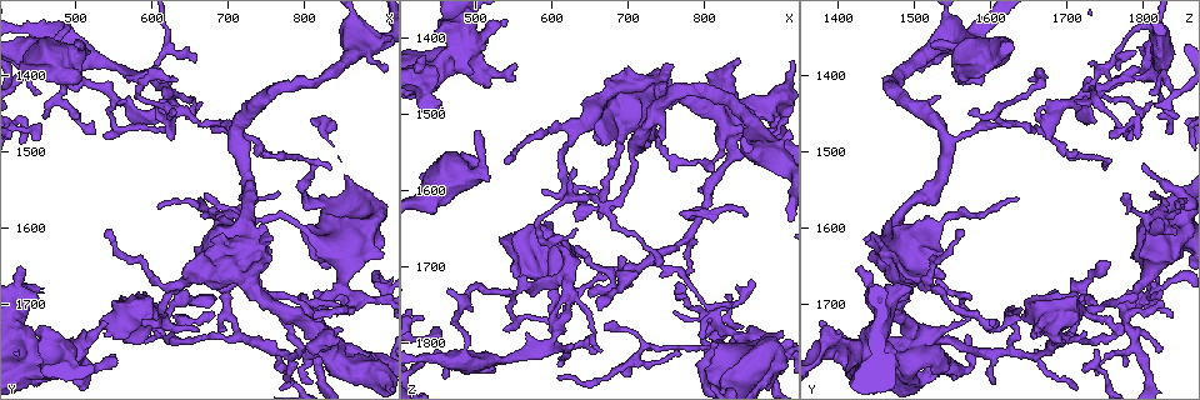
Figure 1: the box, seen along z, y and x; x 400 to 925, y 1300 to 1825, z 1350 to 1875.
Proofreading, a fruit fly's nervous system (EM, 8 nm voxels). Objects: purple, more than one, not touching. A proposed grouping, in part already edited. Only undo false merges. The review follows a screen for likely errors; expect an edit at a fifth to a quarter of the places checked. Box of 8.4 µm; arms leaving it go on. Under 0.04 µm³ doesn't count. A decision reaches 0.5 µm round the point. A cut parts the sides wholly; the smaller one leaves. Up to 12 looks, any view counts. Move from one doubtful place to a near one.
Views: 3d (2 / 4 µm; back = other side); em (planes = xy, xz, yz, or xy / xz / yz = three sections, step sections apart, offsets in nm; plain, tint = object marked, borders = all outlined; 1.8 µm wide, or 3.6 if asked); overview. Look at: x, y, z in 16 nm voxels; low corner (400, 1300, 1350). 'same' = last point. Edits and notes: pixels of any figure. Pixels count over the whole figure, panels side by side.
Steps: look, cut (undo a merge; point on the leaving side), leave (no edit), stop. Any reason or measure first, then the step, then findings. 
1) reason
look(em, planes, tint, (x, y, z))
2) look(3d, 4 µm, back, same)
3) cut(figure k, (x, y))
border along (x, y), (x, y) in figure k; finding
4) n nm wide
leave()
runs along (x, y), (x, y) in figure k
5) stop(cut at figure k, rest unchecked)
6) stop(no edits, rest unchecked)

abrupt turn
look(3d, 2 µm, (620, 1430, 1720))

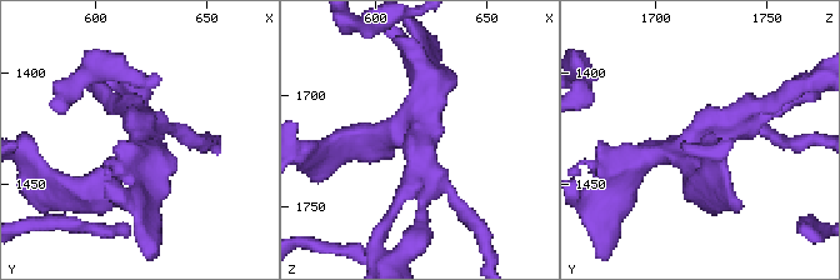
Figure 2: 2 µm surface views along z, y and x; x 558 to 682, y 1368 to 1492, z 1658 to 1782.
now the EM
look(em, xz, step 16, tint, (621, 1427, 1718))

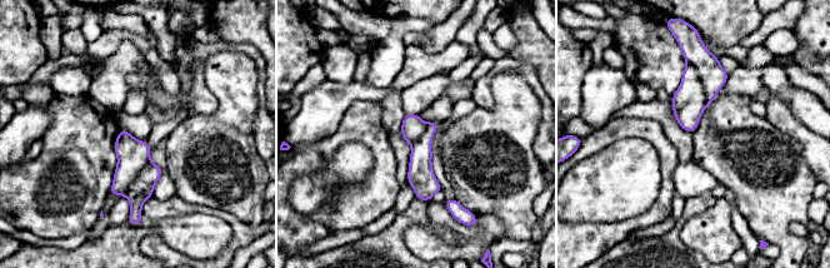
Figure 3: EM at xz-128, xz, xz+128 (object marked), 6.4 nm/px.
another direction
look(em, planes, borders, same)

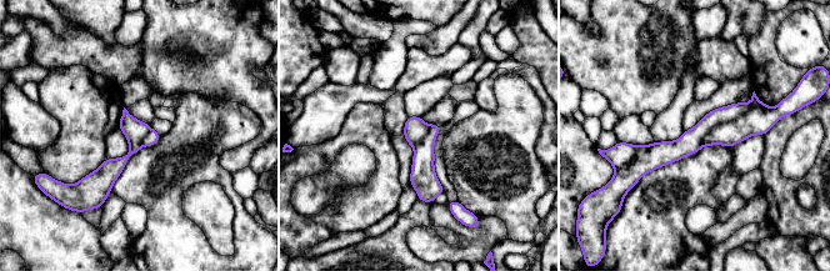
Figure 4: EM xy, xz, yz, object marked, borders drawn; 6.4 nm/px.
cut(figure 4, (693, 139))
border along (760, 103), (718, 124), (703, 145) in figure 4; a second neuron is stuck on

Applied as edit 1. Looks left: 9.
sudden change in width
look(em, planes, plain, (825, 1745, 1505))

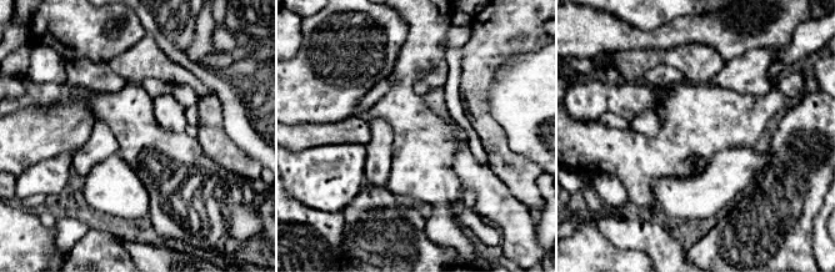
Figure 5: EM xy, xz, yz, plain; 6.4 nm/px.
see the neighbours
look(em, planes, borders, same)

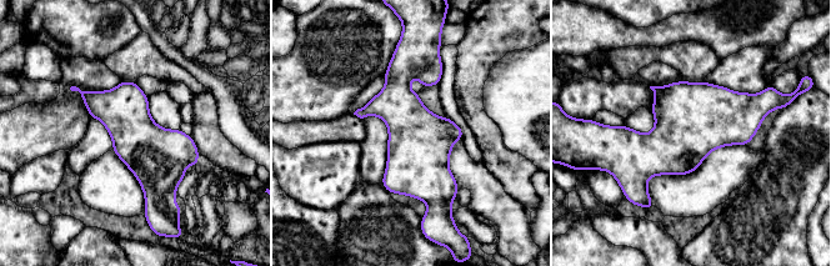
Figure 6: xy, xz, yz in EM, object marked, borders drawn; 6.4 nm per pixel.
340 nm wide
leave()
one neuron here

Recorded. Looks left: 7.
abrupt turn
look(em, 3.6 µm, planes, plain, (840, 1680, 1790))

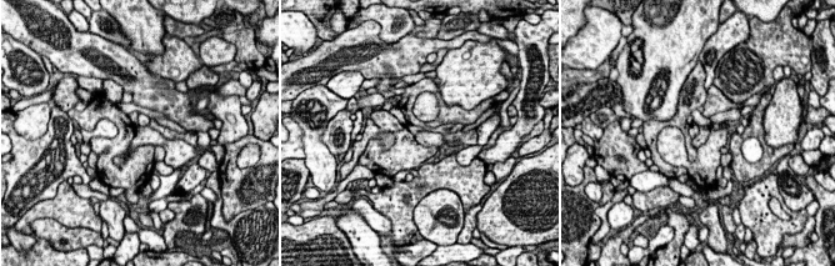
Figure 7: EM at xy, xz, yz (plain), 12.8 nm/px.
with the object marked
look(em, 3.6 µm, planes, tint, same)

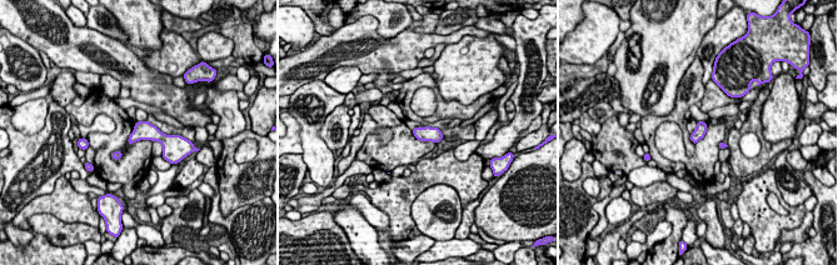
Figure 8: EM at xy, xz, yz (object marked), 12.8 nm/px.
leave()
continuous, no second neuron

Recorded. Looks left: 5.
touches itself
look(em, planes, tint, (600, 1710, 1740))

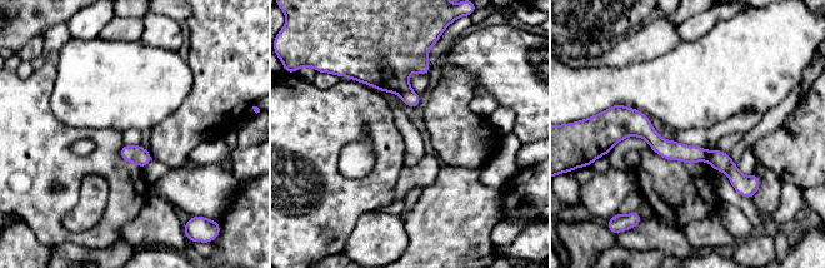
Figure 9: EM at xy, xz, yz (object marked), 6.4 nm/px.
cut(figure 9, (671, 150))
the part that leaves runs along (620, 110), (664, 148), (705, 158) in figure 9; two neurons meet here

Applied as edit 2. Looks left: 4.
redraw
look(overview)

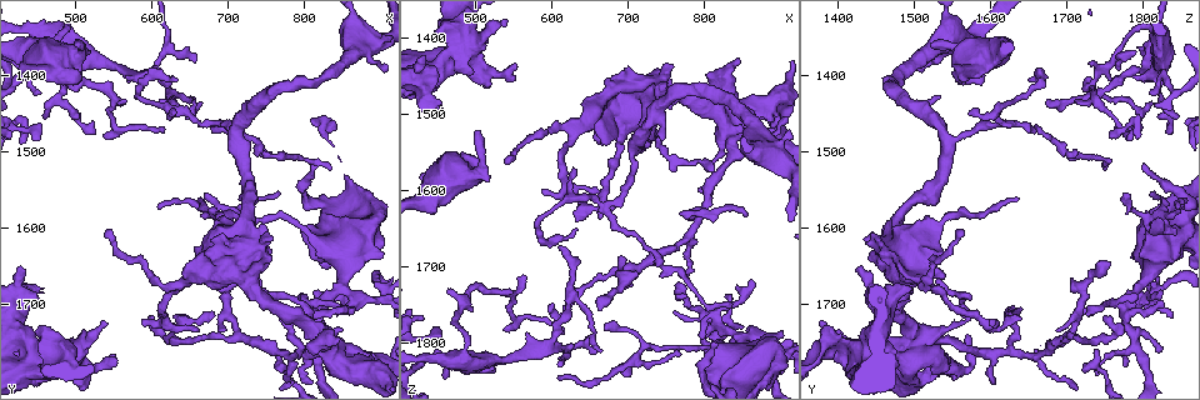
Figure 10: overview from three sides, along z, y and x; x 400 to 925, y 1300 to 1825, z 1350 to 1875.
a narrow waist
look(em, planes, tint, (710, 1725, 1715))

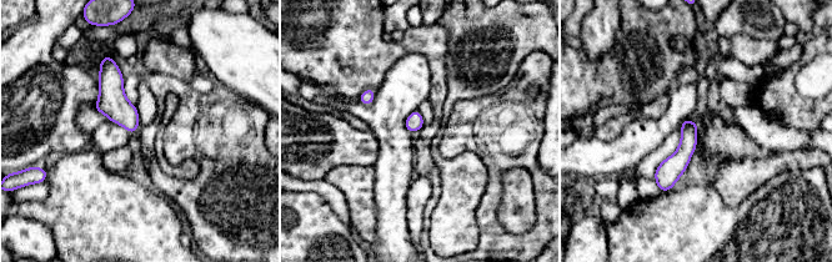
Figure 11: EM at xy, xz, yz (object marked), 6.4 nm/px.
110 nm wide
leave()
runs along (688, 122), (688, 144), (663, 189) in figure 11; all the same neuron

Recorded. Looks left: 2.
stop(cut at figure 4, cut at figure 9, rest unchecked)

